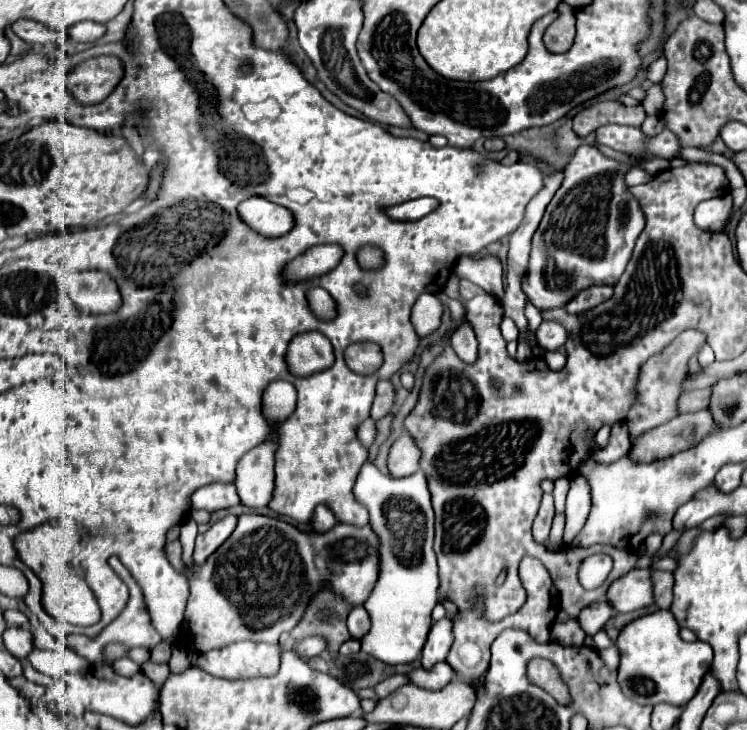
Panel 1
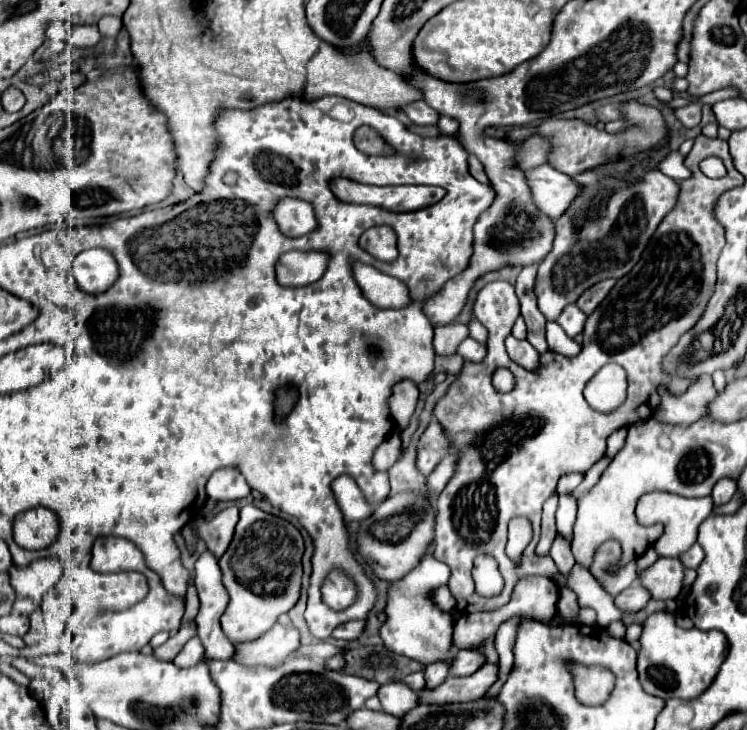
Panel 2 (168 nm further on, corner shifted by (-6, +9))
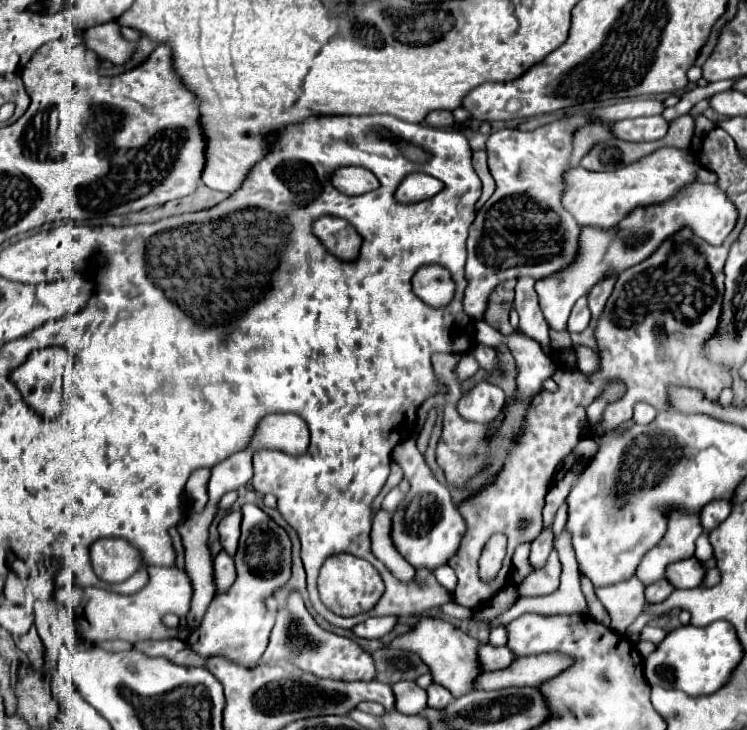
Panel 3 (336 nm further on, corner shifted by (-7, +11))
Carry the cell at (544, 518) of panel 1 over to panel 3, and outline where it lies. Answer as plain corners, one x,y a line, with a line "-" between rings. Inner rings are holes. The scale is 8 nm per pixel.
547,526
531,544
529,560
531,560
533,568
543,568
549,554
551,554
551,550
553,550
553,528

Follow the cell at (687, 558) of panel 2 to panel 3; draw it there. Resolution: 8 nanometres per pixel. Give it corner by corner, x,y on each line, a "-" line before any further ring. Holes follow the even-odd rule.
701,534
701,536
697,538
695,558
697,558
699,562
705,562
705,560
709,560
711,556
713,556
713,548
711,548
711,544
709,544
709,540
707,540
707,534

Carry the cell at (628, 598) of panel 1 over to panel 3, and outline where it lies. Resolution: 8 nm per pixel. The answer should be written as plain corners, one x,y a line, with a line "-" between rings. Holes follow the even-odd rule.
695,558
673,562
665,570
665,578
671,582
673,588
697,588
703,576
705,576
705,568

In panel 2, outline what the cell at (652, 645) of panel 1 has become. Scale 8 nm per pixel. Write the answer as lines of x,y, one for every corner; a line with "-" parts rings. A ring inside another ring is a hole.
656,612
652,614
646,622
644,622
644,632
640,638
640,652
638,652
638,674
640,674
640,684
642,688
658,698
680,698
680,700
692,700
696,696
700,696
716,678
722,662
726,660
726,636
720,630
708,630
702,632
698,628
690,628
684,630
680,626
676,626
674,616
668,612

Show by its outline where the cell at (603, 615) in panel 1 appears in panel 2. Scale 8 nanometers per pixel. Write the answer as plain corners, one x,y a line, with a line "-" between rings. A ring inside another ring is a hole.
636,582
634,586
626,588
622,594
616,596
616,606
626,612
638,612
648,604
648,600
650,592
644,586
640,586
640,582

